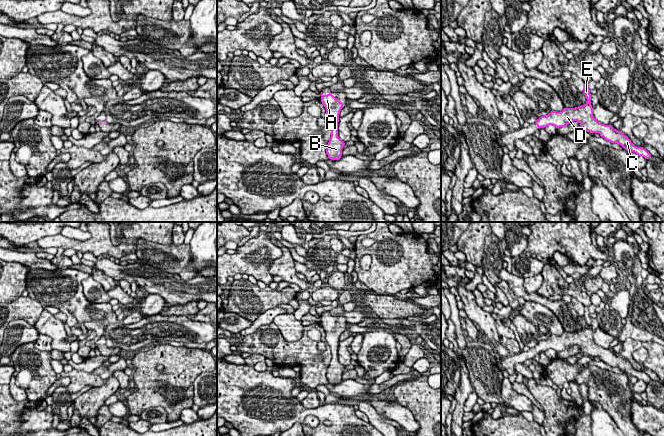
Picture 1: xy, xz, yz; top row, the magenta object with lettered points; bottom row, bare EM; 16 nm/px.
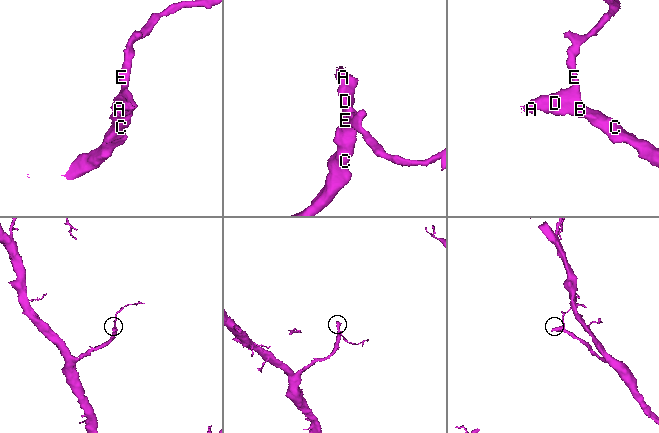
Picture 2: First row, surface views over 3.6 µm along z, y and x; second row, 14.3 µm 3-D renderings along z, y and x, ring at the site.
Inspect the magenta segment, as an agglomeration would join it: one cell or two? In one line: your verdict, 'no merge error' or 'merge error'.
no merge error

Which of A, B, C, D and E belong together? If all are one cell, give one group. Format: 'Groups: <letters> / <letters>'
Groups: A B C D E

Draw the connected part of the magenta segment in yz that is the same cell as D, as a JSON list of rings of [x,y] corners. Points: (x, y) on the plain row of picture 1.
[[[584,306],[584,308],[583,317],[588,326],[575,332],[564,332],[561,336],[551,334],[548,339],[543,339],[536,344],[535,348],[538,354],[548,349],[554,349],[556,352],[566,351],[568,347],[578,345],[580,352],[583,354],[590,357],[598,356],[605,364],[611,367],[618,367],[629,377],[635,376],[638,380],[642,380],[646,384],[650,383],[651,378],[645,372],[635,370],[626,359],[615,354],[611,349],[598,346],[593,341],[589,309],[587,306]]]

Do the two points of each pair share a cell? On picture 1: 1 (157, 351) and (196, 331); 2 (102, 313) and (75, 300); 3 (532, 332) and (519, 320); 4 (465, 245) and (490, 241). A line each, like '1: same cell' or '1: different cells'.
1: different cells
2: same cell
3: same cell
4: different cells

